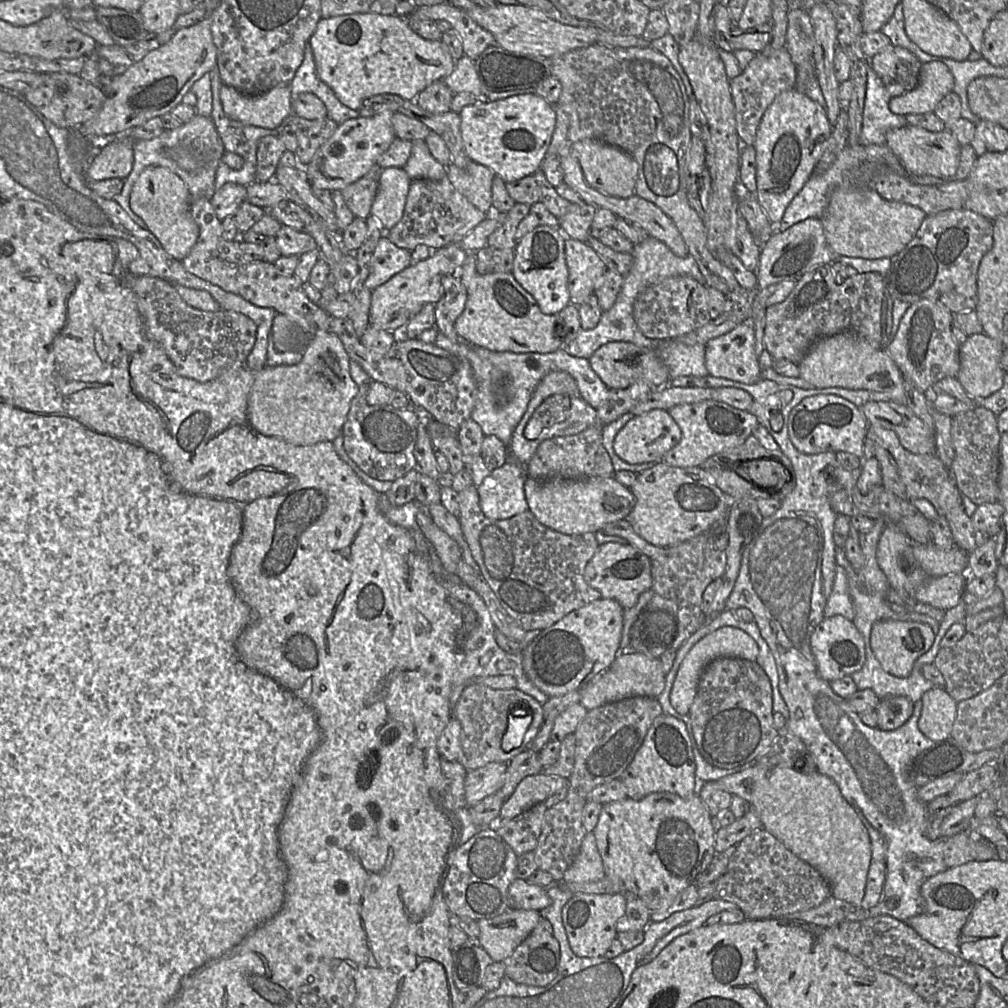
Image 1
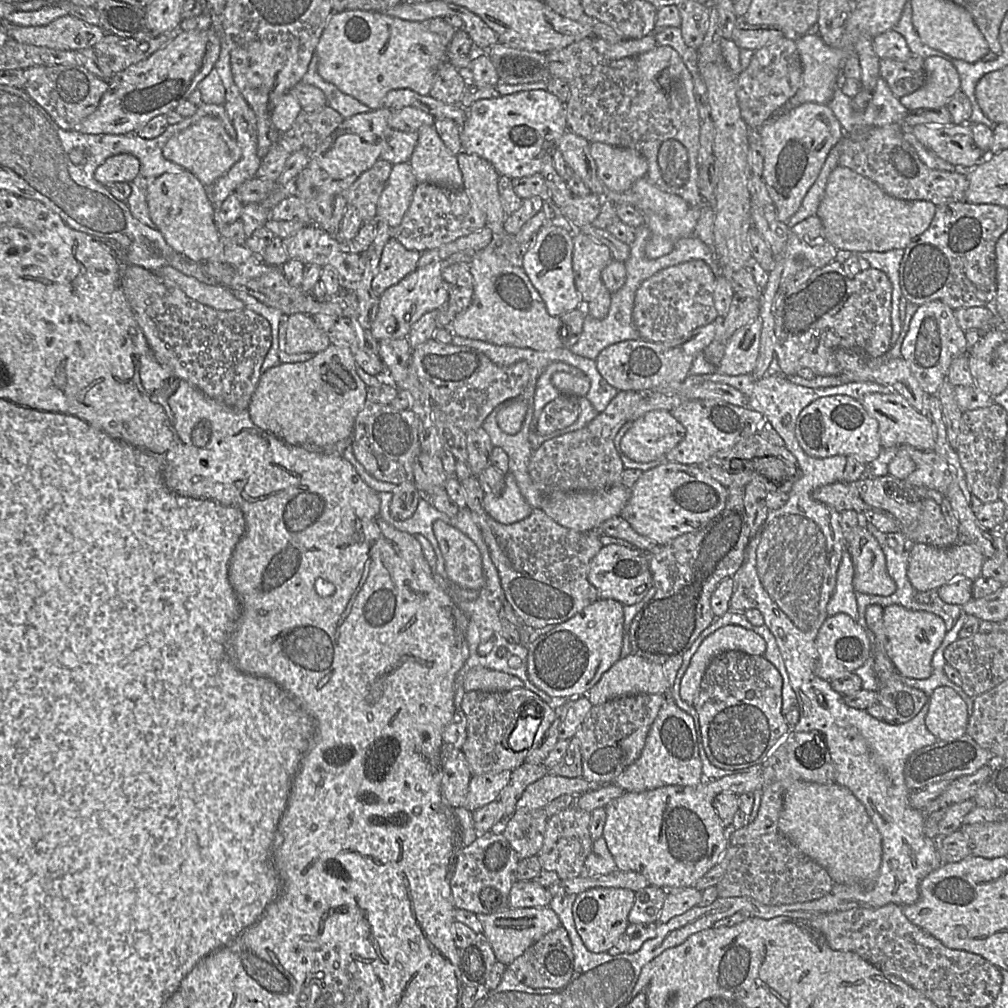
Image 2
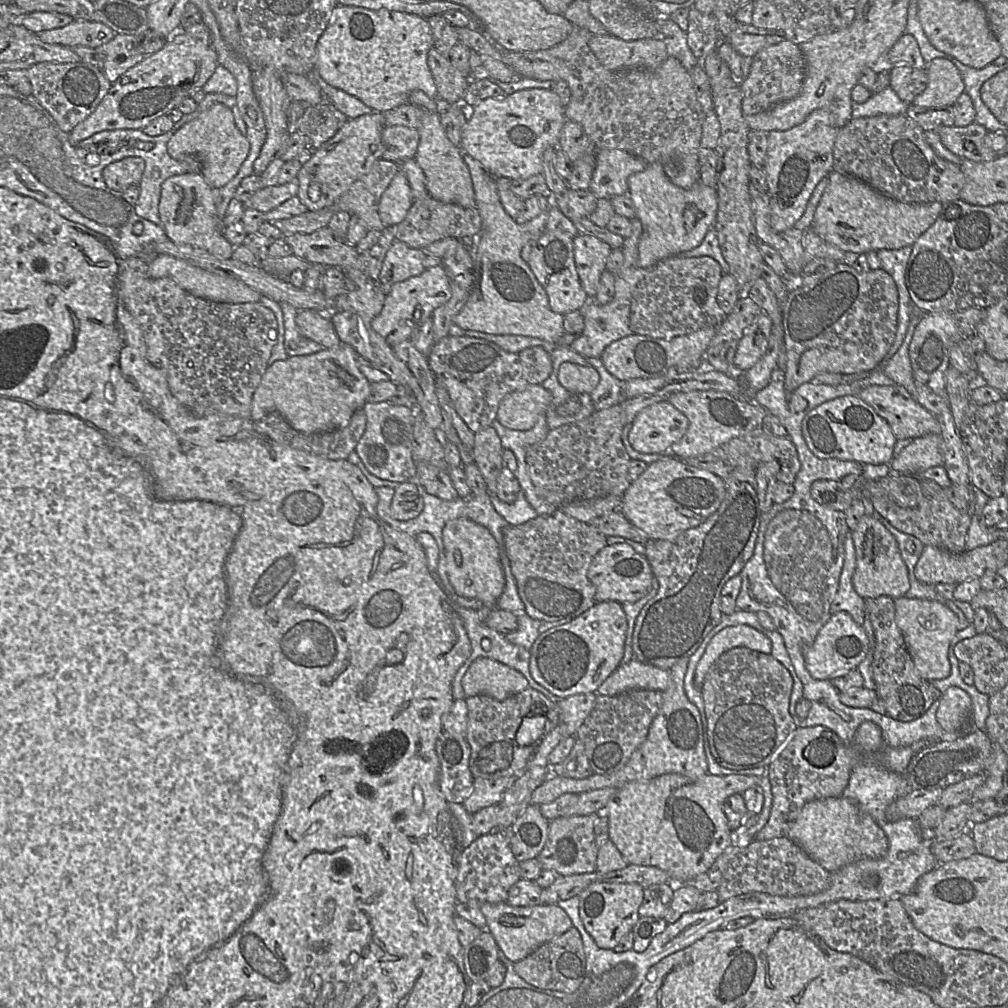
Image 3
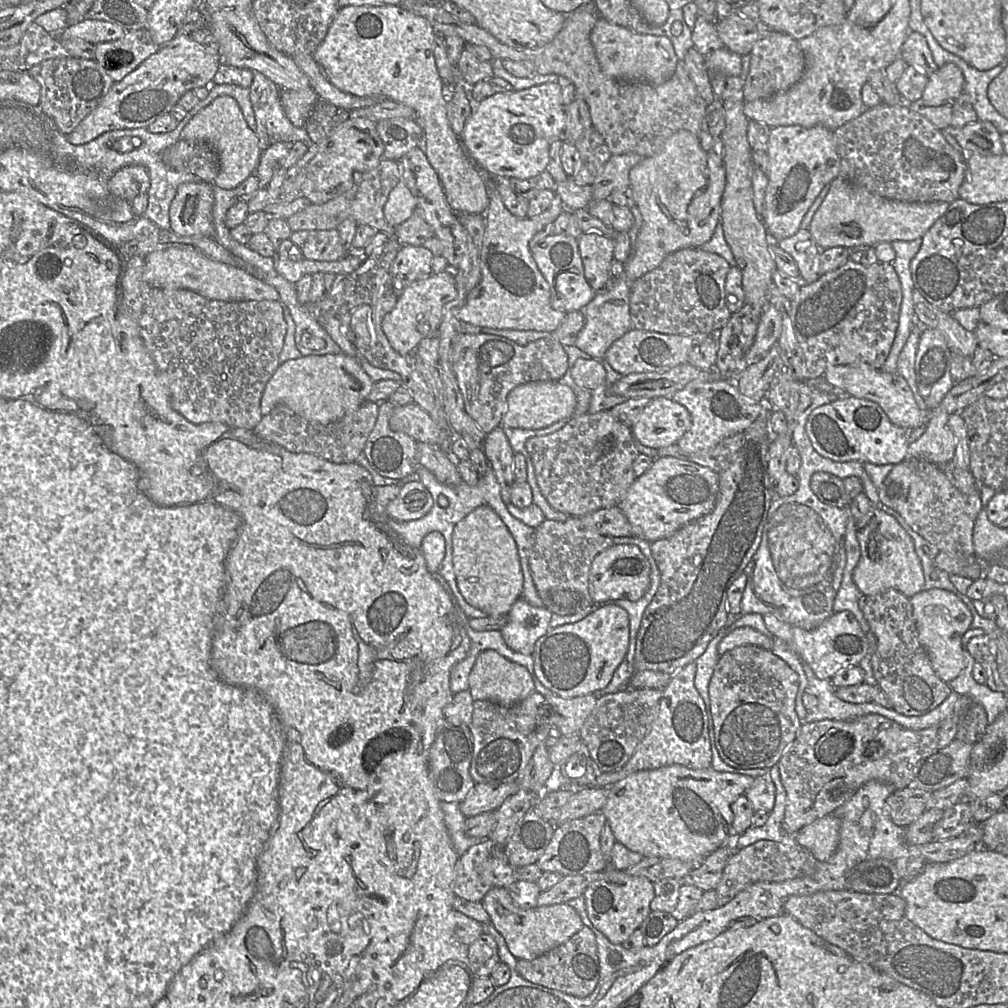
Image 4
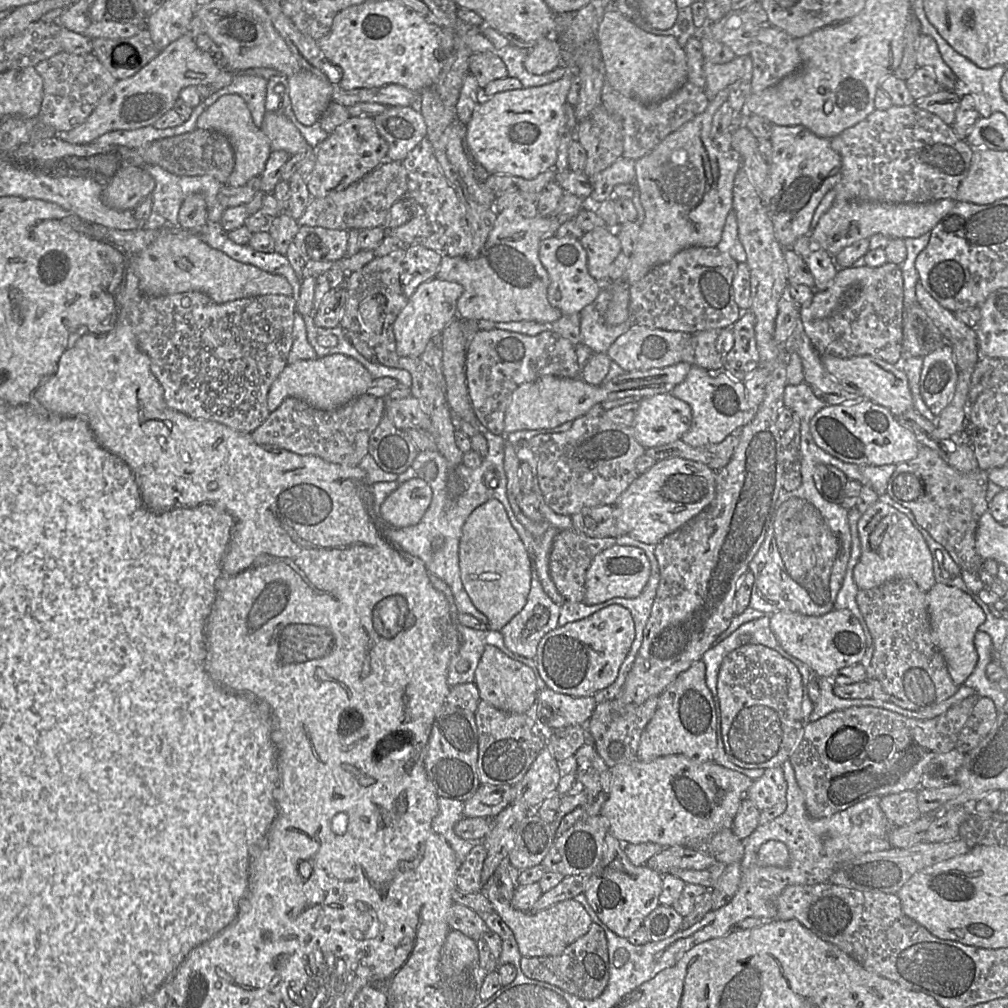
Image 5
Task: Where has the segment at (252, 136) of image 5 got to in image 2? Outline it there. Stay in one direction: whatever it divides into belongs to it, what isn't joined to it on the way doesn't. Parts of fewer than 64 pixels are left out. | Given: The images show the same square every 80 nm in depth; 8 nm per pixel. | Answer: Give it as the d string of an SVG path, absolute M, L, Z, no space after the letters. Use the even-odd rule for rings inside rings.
M205 116L170 138L163 147L163 156L194 174L206 186L207 196L212 202L212 184L241 159L242 150L223 123L215 117Z

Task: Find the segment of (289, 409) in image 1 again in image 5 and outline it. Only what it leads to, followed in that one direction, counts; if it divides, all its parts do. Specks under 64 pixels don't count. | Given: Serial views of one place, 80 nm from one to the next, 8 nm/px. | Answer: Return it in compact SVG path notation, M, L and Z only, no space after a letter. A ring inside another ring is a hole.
M342 354L298 360L288 364L272 383L267 395L267 407L272 412L284 399L293 397L317 409L329 411L367 393L372 381L372 376L364 366L354 358Z

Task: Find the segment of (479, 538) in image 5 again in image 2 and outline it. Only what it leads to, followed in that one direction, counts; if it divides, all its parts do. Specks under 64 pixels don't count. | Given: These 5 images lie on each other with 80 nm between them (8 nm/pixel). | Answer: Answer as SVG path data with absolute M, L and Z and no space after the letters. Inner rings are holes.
M436 520L433 533L439 543L448 579L463 589L479 591L485 584L482 556L477 545L459 529Z

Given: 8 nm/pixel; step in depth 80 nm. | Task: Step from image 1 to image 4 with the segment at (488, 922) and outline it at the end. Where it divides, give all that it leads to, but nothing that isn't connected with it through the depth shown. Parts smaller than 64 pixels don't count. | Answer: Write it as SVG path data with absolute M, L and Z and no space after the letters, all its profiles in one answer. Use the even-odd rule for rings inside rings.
M503 887L490 889L481 903L509 951L517 959L535 959L565 943L584 927L577 911L567 903L522 909L512 900L509 889Z

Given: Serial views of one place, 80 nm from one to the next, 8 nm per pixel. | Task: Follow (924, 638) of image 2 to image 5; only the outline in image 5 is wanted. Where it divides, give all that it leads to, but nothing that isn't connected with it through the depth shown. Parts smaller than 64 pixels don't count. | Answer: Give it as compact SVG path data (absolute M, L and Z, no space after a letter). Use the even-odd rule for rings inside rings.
M937 583L926 592L926 598L932 642L943 655L953 682L961 686L977 665L974 637L986 614L969 593L953 586Z

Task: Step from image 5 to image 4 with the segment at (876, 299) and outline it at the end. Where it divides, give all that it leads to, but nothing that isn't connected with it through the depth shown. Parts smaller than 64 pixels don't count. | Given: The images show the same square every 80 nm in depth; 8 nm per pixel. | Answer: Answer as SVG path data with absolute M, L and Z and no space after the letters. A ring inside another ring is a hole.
M849 259L815 282L803 285L790 300L788 312L796 338L796 350L788 366L794 378L819 378L828 367L837 365L867 363L880 369L896 337L901 303L901 283L891 263L865 266Z

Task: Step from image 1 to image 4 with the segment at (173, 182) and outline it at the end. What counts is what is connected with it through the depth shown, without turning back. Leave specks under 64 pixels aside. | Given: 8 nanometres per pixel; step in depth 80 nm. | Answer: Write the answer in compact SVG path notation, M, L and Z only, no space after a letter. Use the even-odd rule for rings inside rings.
M185 182L177 188L170 209L170 229L180 236L213 237L214 193L207 182Z

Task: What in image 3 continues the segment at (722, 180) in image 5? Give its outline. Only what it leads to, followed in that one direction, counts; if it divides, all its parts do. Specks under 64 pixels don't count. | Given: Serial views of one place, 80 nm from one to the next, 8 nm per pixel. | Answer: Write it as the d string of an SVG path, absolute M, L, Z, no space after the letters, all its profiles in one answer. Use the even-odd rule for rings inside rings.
M648 163L646 169L633 173L627 180L628 194L634 204L636 217L641 221L642 234L638 244L638 264L642 268L652 268L659 261L691 250L701 244L707 232L714 226L718 197L716 187L697 182L693 187L684 189L674 185L660 163Z

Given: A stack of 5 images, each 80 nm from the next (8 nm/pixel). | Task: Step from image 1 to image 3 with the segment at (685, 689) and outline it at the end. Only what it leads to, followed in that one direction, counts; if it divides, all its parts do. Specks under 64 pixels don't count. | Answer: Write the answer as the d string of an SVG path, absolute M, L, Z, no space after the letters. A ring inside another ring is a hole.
M748 625L723 628L711 639L696 666L695 686L701 687L710 667L721 654L736 647L746 647L757 652L770 654L772 644L767 636Z

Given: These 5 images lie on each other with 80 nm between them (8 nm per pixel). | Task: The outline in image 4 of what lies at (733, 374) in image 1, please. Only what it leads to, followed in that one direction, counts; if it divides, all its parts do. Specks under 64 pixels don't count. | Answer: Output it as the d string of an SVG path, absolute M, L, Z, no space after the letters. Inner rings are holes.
M768 305L757 326L753 345L746 353L748 364L756 363L777 344L783 327L783 313Z

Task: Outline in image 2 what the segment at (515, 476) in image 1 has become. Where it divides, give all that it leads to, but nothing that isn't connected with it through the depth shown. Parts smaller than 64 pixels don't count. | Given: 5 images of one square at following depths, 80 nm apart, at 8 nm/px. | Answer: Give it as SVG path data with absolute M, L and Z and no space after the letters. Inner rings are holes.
M511 472L505 473L505 487L500 494L485 493L484 507L487 513L502 524L512 524L527 518L533 508L523 497Z

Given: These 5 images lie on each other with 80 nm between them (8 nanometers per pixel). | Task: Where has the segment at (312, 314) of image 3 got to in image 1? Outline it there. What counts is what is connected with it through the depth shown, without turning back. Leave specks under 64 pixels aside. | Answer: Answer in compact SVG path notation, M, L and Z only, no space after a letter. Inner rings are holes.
M276 314L270 331L270 340L273 347L280 352L304 353L313 335L307 333L300 325L285 315Z

